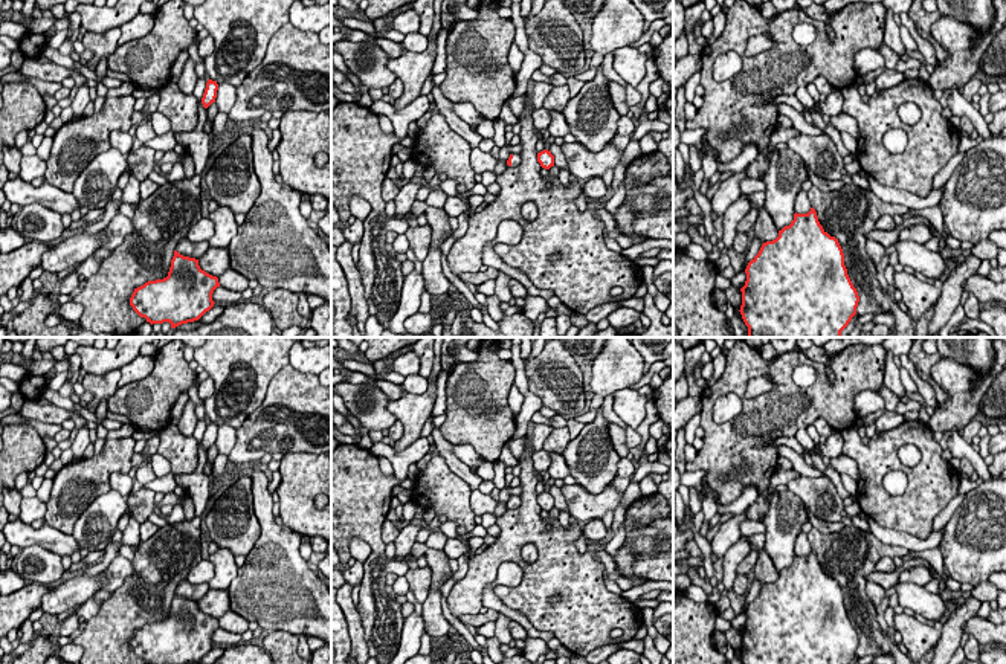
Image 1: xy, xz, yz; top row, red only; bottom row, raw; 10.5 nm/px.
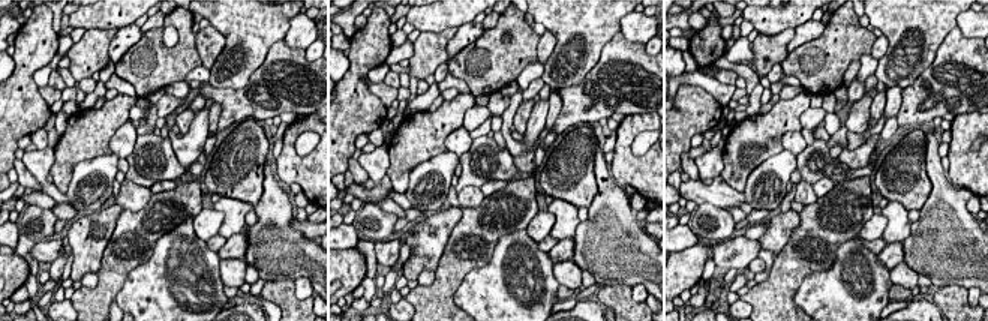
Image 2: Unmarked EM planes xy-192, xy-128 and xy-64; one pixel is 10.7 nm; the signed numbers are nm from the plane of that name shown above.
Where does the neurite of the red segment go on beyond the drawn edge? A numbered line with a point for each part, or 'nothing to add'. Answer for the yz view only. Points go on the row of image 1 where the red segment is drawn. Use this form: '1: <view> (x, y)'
nothing to add

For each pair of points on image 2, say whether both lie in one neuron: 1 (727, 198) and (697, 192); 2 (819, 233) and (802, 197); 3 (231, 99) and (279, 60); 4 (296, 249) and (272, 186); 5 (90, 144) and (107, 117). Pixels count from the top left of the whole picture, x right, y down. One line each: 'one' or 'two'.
1: one
2: two
3: one
4: one
5: one

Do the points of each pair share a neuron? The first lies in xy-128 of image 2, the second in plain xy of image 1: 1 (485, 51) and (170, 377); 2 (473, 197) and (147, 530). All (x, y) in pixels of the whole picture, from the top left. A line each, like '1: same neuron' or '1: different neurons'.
1: same neuron
2: different neurons

